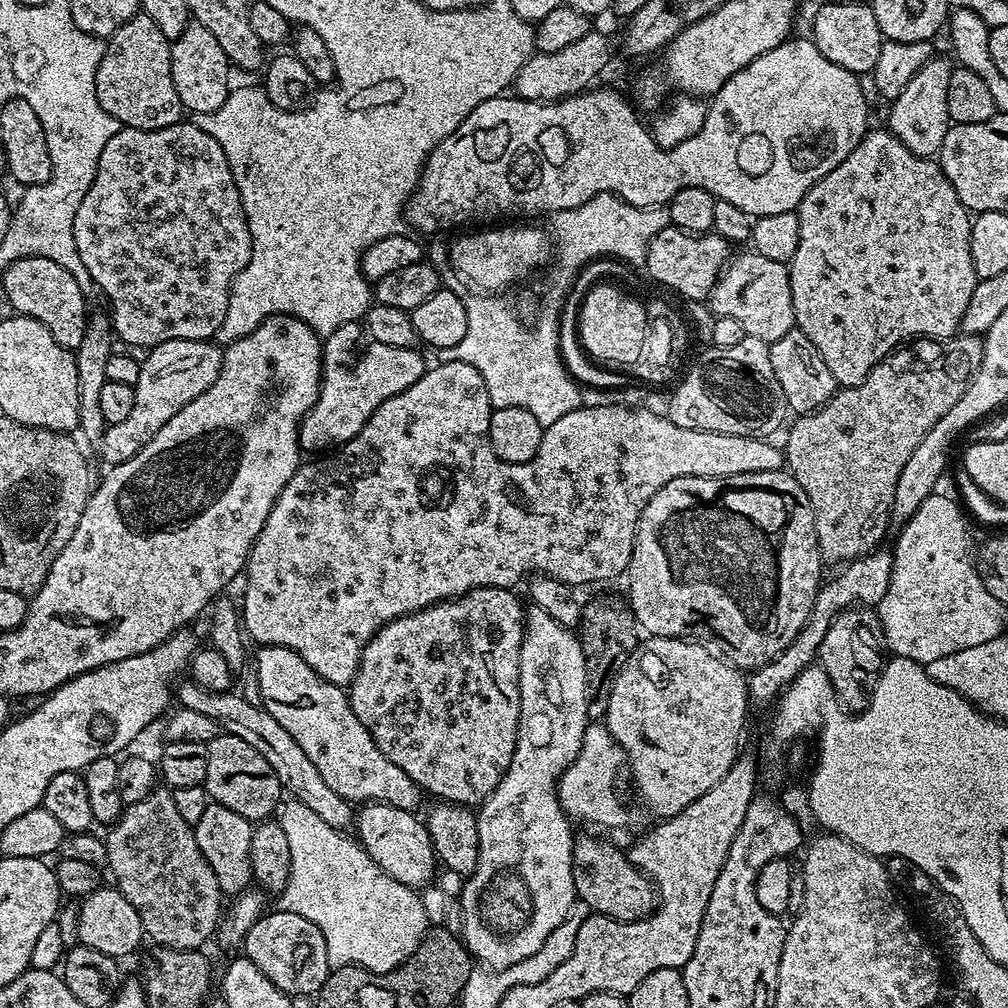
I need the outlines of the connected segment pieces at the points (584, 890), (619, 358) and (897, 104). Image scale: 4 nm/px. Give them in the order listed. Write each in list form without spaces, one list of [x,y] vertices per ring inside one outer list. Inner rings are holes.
[[[577,835],[572,842],[572,869],[574,870],[574,890],[579,903],[585,904],[589,913],[605,916],[618,922],[644,920],[656,911],[658,897],[656,889],[645,873],[633,866],[623,851],[619,852],[608,840],[596,836]]]
[[[596,283],[585,294],[579,309],[579,341],[588,356],[596,362],[605,360],[610,364],[608,366],[632,366],[642,354],[642,342],[646,342],[650,312],[616,284],[619,283]]]
[[[933,55],[932,59],[926,62],[926,66],[922,66],[922,70],[918,70],[918,74],[914,74],[914,78],[906,82],[906,90],[902,90],[902,94],[898,94],[895,100],[891,101],[890,118],[886,123],[888,131],[904,143],[906,150],[919,156],[935,157],[950,127],[946,110],[946,90],[950,86],[950,74],[954,64],[945,56]]]

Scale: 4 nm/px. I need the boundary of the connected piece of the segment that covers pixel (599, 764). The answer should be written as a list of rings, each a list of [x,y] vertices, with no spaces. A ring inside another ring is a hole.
[[[589,723],[582,738],[582,750],[578,758],[560,776],[560,809],[577,825],[622,827],[628,820],[628,808],[624,805],[623,794],[620,793],[620,771],[623,773],[625,768],[624,752],[610,734],[607,723]]]

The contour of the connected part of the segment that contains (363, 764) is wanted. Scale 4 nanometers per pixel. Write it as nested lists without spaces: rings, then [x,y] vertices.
[[[269,644],[257,647],[255,650],[257,652],[254,666],[258,670],[260,704],[290,733],[290,738],[294,738],[294,742],[302,746],[303,752],[309,756],[310,762],[314,762],[318,774],[322,774],[330,790],[334,790],[334,794],[342,794],[342,798],[351,800],[356,806],[367,803],[389,804],[398,806],[398,810],[415,813],[416,807],[426,800],[425,793],[414,782],[414,778],[406,774],[406,770],[394,766],[394,762],[390,762],[390,758],[386,758],[386,754],[378,750],[370,730],[366,730],[366,726],[358,722],[358,714],[354,714],[350,706],[347,691],[341,685],[326,682],[326,678],[310,670],[310,666],[306,666],[306,662],[298,654],[294,654],[294,650]]]

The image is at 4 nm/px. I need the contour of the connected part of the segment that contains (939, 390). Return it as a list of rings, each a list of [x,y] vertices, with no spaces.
[[[957,334],[950,340],[917,338],[878,362],[858,386],[840,388],[821,408],[797,415],[796,421],[791,421],[788,441],[782,444],[786,468],[798,486],[806,490],[806,498],[810,498],[818,550],[825,565],[843,566],[881,547],[880,539],[890,525],[894,490],[902,466],[906,466],[918,442],[930,434],[930,426],[962,398],[983,357],[984,342],[979,336]]]

